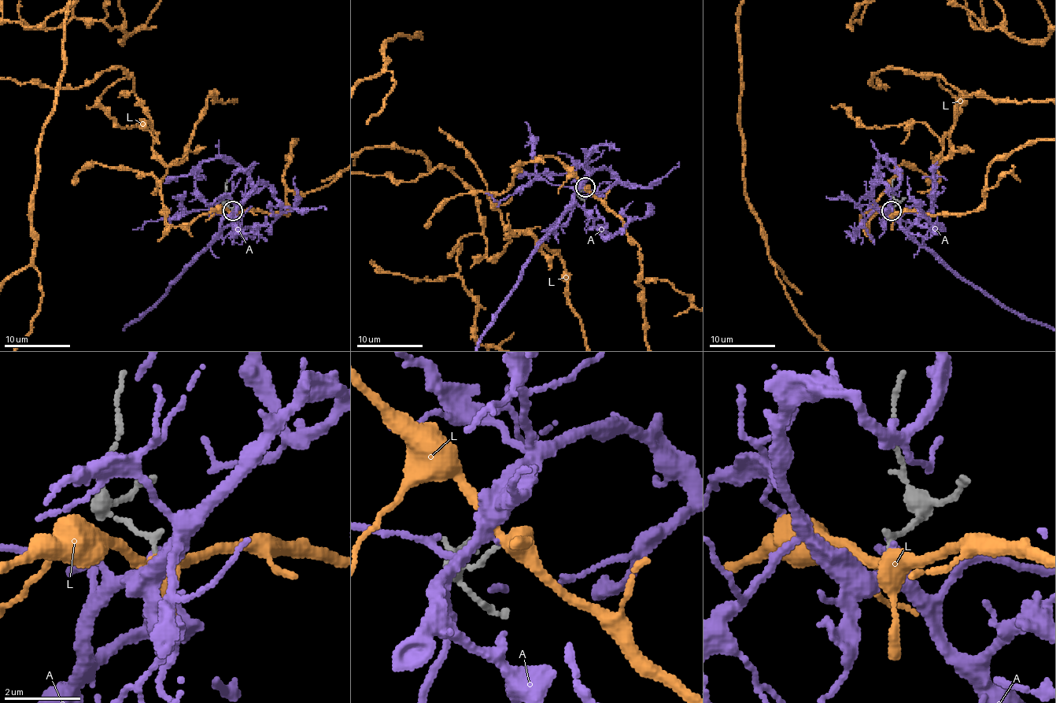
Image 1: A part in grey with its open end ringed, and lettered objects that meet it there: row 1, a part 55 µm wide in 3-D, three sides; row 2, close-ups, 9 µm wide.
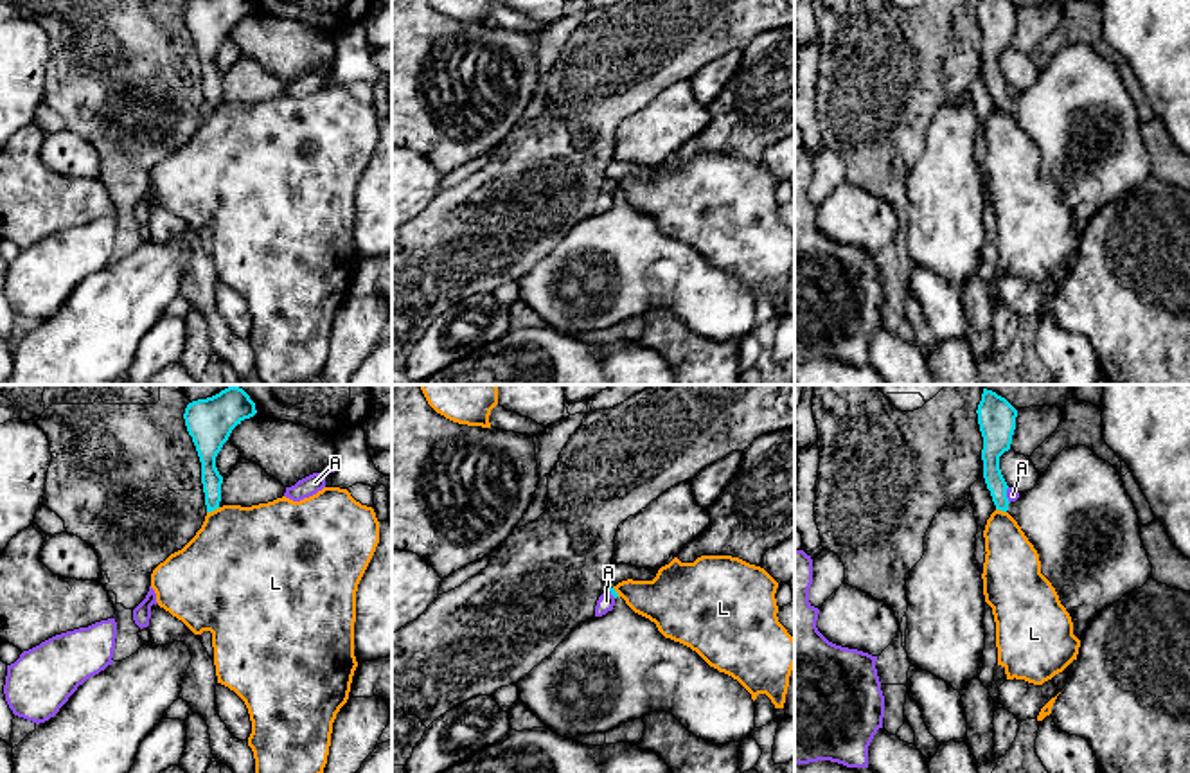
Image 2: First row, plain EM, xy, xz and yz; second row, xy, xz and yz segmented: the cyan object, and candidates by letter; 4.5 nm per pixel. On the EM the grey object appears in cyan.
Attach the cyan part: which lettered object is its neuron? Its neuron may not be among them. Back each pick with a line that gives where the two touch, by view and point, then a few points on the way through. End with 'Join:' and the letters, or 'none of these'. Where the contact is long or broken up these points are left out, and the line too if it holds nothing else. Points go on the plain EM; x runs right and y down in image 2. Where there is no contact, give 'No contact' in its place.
Join: none of these

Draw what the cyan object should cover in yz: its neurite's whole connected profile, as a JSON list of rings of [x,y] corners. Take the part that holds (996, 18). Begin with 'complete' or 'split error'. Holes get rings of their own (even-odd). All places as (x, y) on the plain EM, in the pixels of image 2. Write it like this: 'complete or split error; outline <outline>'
split error; outline [[[980,0],[976,11],[983,34],[983,76],[992,99],[998,108],[1008,110],[1017,119],[1028,138],[1037,147],[1041,171],[1055,185],[1061,201],[1071,214],[1073,232],[1080,237],[1084,227],[1106,203],[1131,192],[1152,173],[1152,162],[1140,133],[1141,120],[1132,97],[1123,84],[1120,70],[1109,59],[1098,56],[1086,43],[1071,43],[1064,45],[1052,58],[1050,65],[1041,70],[1039,79],[1032,88],[1019,92],[1016,99],[1010,99],[1007,95],[1008,83],[999,67],[999,54],[1010,47],[1017,7],[1010,0]]]

